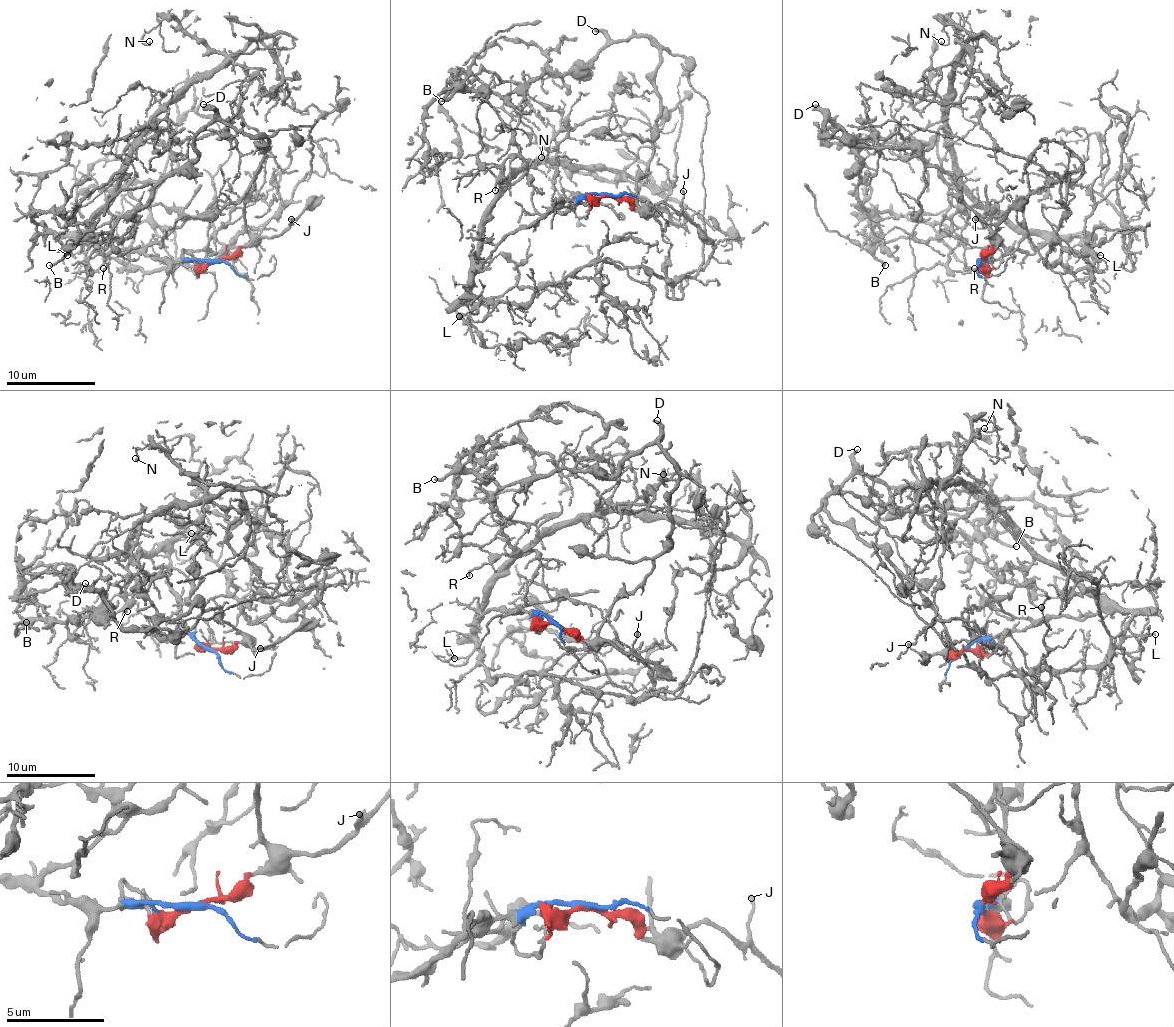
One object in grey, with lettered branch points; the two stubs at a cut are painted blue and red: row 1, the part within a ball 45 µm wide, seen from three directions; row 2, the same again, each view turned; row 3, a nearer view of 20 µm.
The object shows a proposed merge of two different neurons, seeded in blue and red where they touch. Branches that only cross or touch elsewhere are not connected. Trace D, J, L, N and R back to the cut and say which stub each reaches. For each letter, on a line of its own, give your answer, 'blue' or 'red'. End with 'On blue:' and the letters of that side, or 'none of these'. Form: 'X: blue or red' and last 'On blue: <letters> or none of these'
D: red
J: red
L: blue
N: blue
R: blue
On blue: L, N, R

